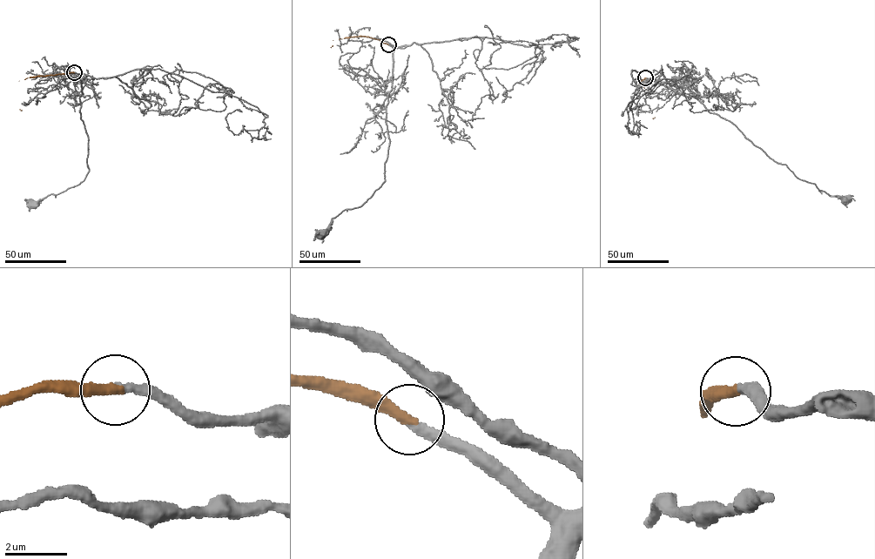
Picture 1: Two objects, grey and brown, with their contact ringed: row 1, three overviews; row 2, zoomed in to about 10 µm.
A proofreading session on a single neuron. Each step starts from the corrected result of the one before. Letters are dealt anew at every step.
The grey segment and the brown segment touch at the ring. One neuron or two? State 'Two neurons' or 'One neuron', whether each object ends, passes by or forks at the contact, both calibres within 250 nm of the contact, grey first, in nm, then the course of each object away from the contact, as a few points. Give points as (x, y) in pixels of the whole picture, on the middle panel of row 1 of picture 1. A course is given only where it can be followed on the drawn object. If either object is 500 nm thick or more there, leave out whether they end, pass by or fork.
One neuron. At the ring grey ends. At the ring brown ends. Thickness 320 nm (grey) against 360 nm. Course of grey: (388, 44), (393, 49), (385, 181), (360, 205), (333, 217), (322, 233). Course of brown: (388, 44), (371, 37), (351, 37), (333, 40), (332, 46)

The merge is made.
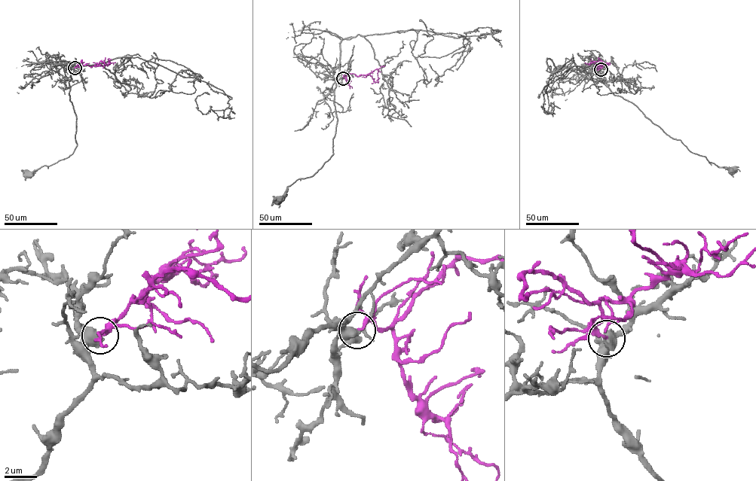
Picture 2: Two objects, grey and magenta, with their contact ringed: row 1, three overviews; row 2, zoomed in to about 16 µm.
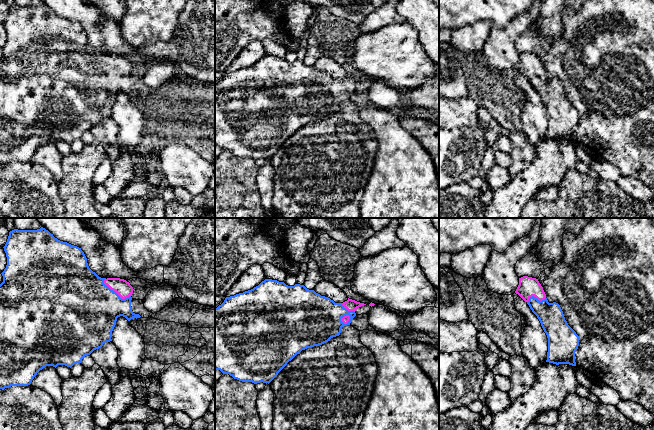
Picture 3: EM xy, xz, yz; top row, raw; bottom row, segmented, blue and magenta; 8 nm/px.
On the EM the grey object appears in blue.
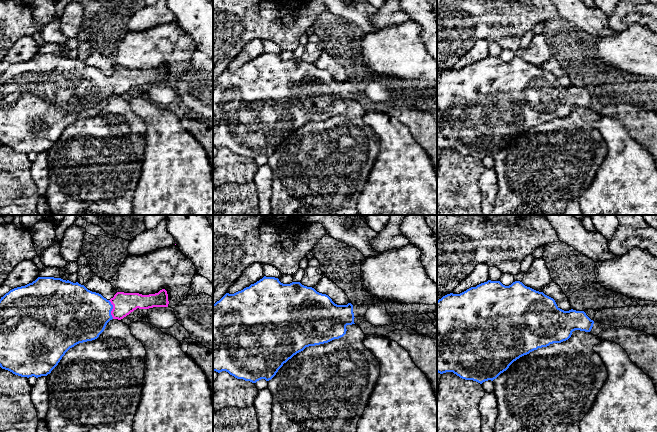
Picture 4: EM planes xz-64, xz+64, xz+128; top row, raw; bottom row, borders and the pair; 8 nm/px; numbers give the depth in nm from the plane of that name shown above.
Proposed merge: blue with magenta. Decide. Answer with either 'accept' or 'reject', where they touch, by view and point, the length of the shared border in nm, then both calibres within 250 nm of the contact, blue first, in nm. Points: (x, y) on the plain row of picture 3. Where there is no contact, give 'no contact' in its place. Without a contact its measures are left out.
accept | xy (114, 67) | 260 nm | 480/130 nm

